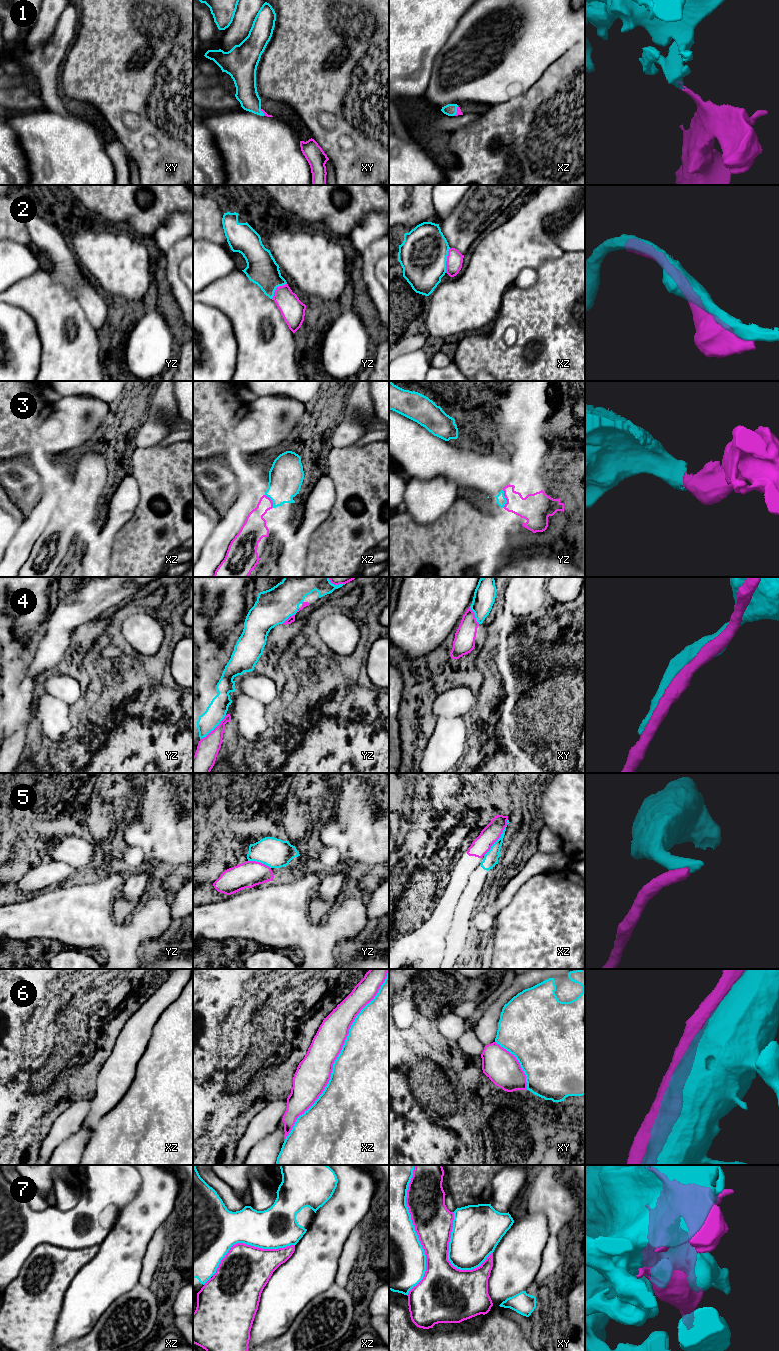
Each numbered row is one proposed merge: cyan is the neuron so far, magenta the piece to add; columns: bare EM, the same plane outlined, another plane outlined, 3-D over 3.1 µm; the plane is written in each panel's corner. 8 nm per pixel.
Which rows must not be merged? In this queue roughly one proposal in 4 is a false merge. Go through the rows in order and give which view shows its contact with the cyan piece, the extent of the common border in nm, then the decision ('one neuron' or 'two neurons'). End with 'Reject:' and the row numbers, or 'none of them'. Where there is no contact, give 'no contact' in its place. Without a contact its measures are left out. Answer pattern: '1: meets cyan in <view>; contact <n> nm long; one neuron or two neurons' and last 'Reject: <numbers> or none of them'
1: meets cyan in xz; contact 90 nm long; one neuron
2: meets cyan in xz; contact 200 nm long; one neuron
3: meets cyan in yz; contact 150 nm long; one neuron
4: meets cyan in yz; contact 300 nm long; two neurons
5: meets cyan in xz; contact 360 nm long; two neurons
6: meets cyan in xz; contact 1600 nm long; two neurons
7: meets cyan in xy; contact 1050 nm long; two neurons
Reject: 4, 5, 6, 7

